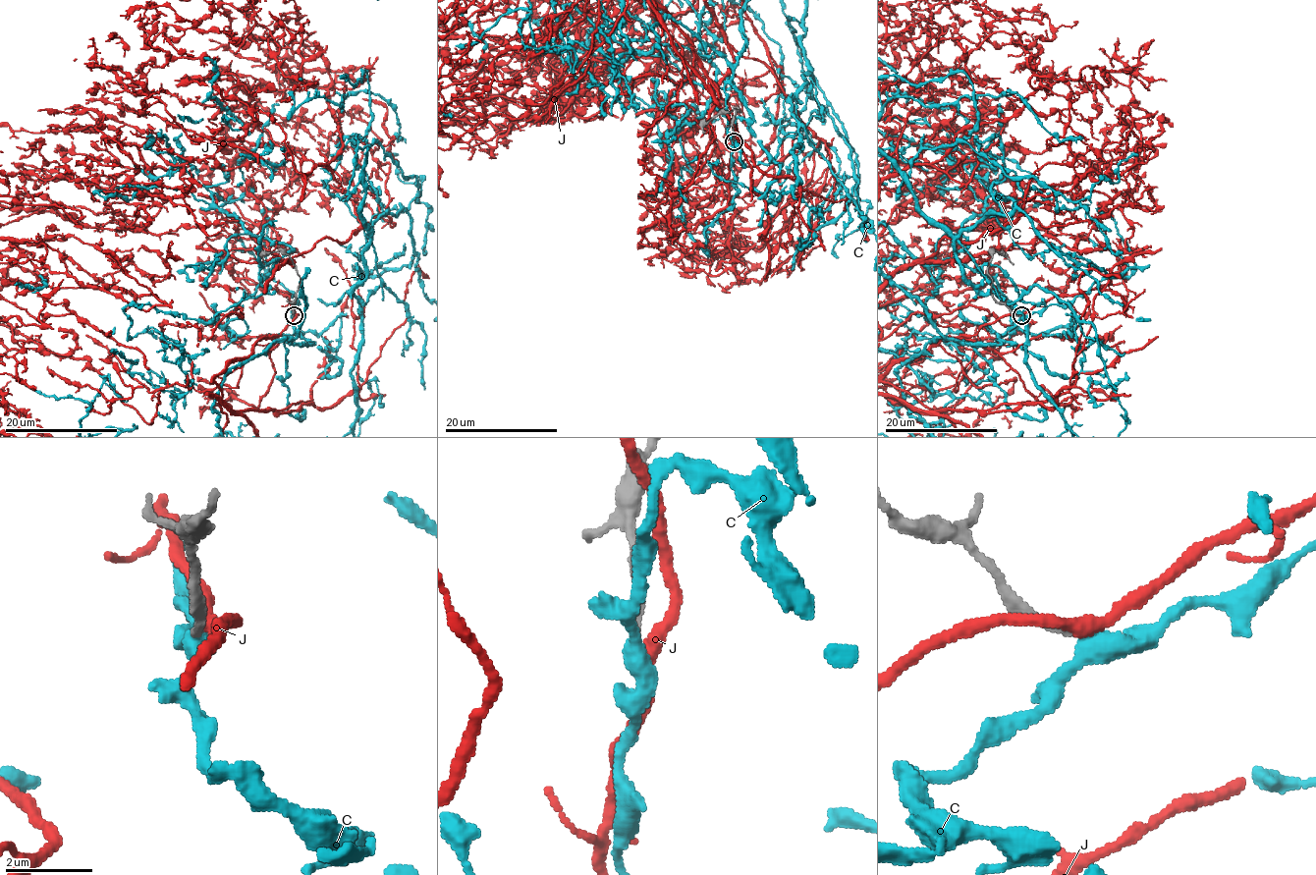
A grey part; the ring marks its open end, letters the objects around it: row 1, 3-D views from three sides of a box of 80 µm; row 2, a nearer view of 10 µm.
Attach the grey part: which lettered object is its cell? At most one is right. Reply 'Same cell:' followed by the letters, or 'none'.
Same cell: none

